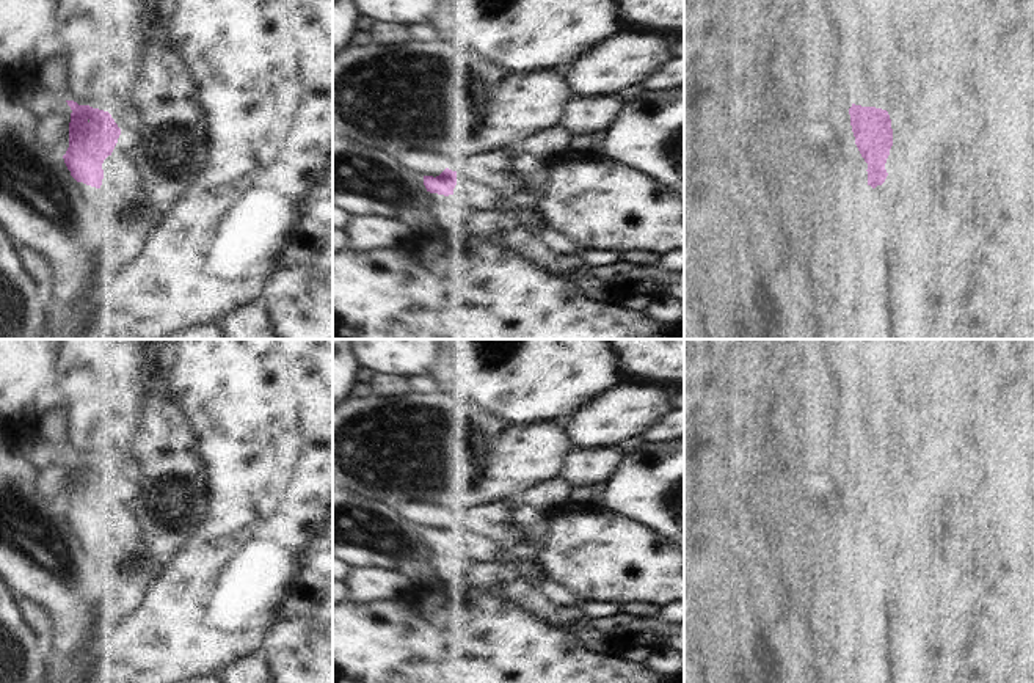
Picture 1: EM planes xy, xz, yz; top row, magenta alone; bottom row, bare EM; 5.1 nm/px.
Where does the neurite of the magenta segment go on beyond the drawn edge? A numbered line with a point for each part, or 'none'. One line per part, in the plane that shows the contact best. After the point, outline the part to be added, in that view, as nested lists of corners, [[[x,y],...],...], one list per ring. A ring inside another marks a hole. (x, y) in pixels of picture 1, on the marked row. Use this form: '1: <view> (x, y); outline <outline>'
1: xy (123, 187); outline [[[115,154],[104,163],[102,195],[107,203],[122,212],[129,212],[146,201],[143,174],[137,165]]]

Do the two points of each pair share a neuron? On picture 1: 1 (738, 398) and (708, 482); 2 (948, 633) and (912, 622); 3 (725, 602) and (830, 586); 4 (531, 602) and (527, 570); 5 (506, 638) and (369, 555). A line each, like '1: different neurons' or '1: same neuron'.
1: same neuron
2: different neurons
3: different neurons
4: different neurons
5: different neurons

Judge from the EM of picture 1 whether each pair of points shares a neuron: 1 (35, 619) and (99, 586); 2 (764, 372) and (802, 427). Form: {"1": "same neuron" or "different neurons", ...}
{"1": "different neurons", "2": "same neuron"}

